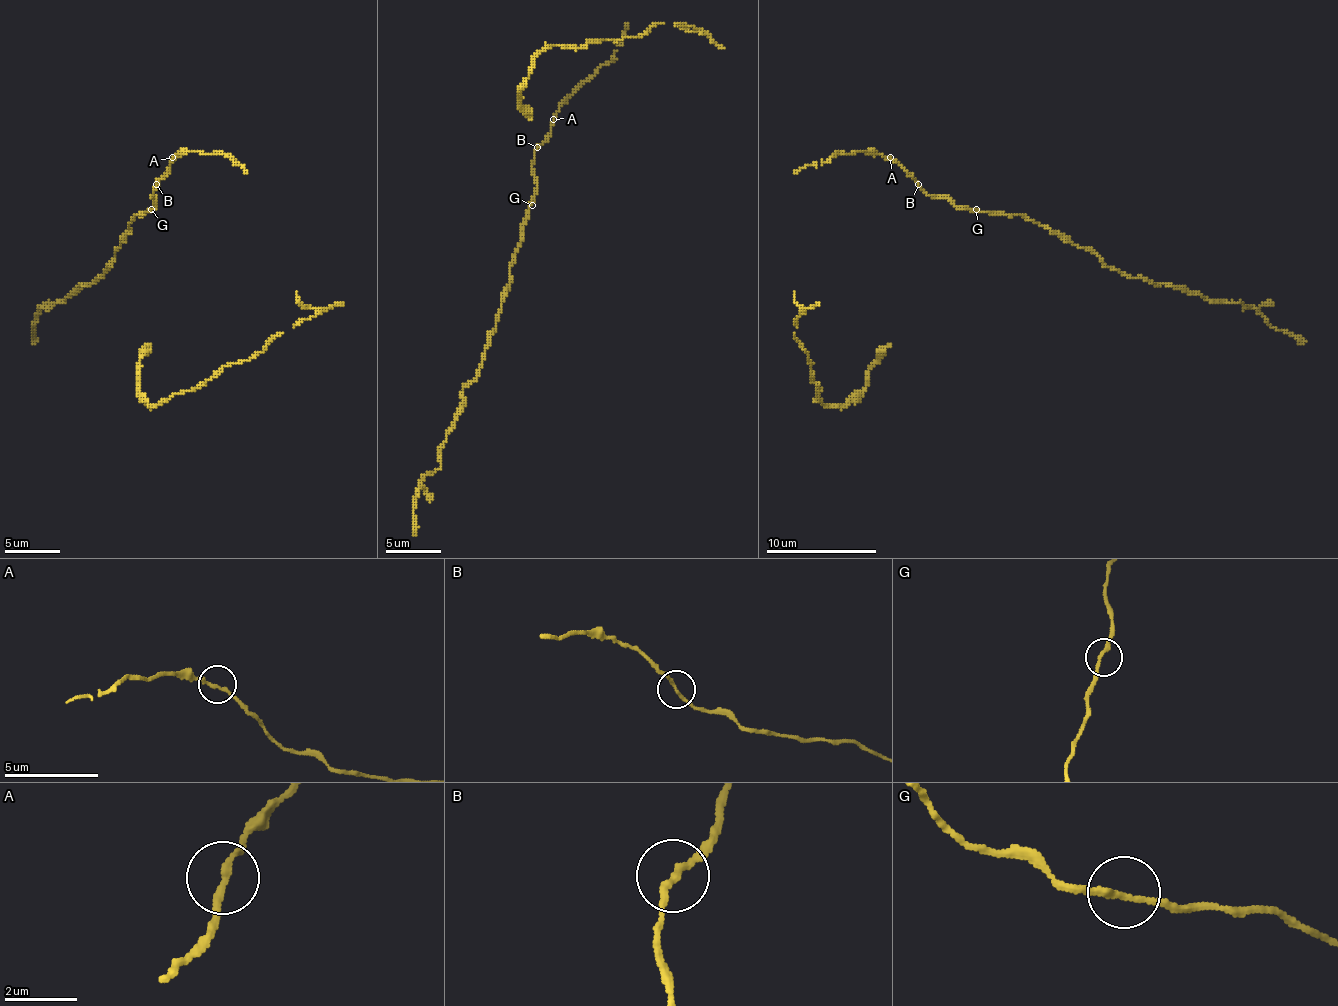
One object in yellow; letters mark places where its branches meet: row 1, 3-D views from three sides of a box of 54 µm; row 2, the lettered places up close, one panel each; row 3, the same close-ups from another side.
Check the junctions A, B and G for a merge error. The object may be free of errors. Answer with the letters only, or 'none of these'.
none of these

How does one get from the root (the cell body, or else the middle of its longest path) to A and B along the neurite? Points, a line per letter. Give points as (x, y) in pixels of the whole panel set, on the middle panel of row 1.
A: (532, 197), (537, 186), (532, 175), (534, 150), (551, 131), (554, 120)
B: (532, 197), (537, 186), (532, 175), (532, 161), (537, 147)

